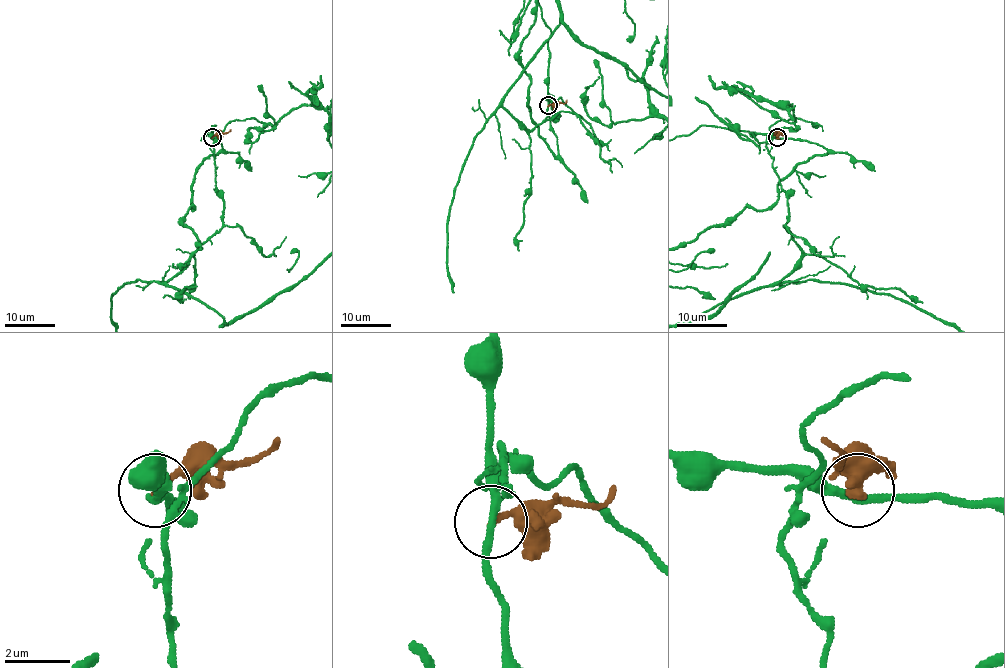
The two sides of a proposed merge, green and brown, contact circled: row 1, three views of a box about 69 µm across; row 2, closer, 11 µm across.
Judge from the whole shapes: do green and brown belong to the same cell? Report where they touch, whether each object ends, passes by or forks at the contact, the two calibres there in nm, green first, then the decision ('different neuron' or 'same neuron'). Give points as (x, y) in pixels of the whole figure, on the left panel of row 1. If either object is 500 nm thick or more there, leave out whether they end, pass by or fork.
at (212, 137); green passes by; brown ends there; 240 nm thick on the green side, 170 nm on the other; different neuron

